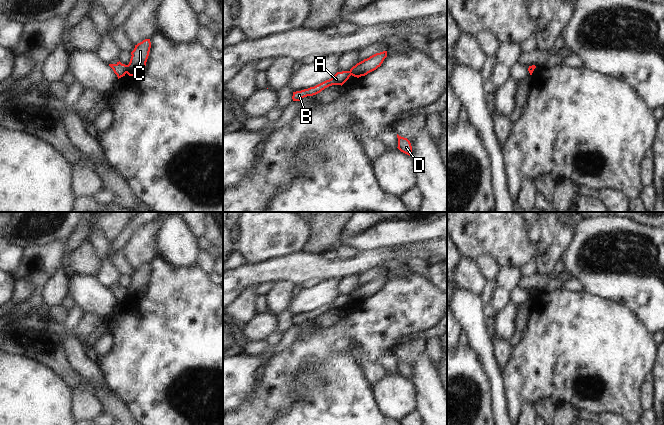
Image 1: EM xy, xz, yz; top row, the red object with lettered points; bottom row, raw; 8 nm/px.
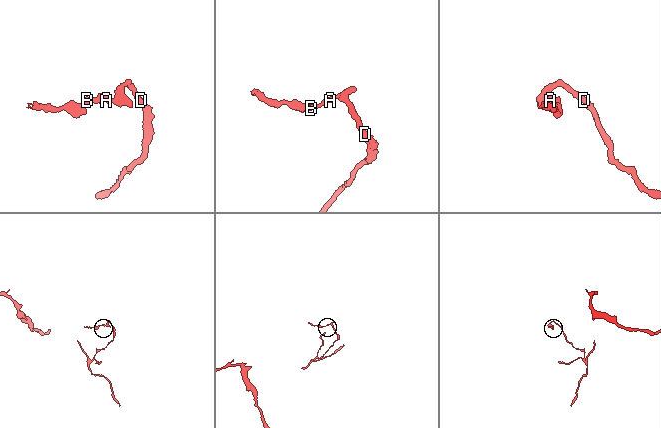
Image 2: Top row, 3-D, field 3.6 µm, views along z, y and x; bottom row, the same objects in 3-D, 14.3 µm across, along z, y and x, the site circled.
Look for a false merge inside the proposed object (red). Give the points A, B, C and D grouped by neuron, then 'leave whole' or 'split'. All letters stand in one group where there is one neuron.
A B / C D; split

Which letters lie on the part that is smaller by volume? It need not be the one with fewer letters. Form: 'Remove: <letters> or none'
Remove: A, B

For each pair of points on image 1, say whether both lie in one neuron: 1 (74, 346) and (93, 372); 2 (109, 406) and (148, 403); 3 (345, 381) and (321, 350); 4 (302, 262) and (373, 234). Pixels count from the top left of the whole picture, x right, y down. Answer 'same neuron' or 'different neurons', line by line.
1: same neuron
2: different neurons
3: different neurons
4: different neurons

